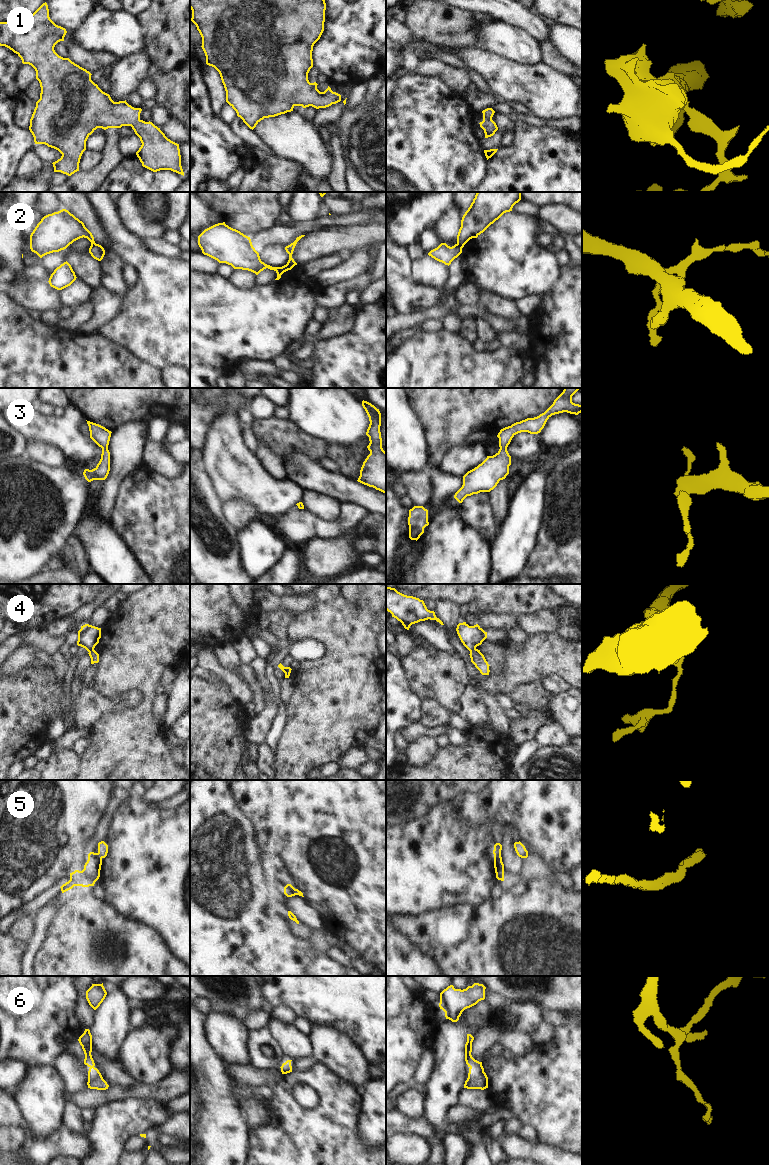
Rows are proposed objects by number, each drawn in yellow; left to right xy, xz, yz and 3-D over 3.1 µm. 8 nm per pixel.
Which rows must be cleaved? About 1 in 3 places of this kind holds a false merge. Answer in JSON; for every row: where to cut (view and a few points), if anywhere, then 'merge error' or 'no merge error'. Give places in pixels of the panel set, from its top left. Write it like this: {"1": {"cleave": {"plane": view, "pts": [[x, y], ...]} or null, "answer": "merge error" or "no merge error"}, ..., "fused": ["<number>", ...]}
{"1": {"cleave": null, "answer": "no merge error"}, "2": {"cleave": {"plane": "xz", "pts": [[287, 263], [293, 266]]}, "answer": "merge error"}, "3": {"cleave": null, "answer": "no merge error"}, "4": {"cleave": {"plane": "yz", "pts": [[475, 648], [470, 651]]}, "answer": "merge error"}, "5": {"cleave": {"plane": "yz", "pts": [[500, 854], [494, 857]]}, "answer": "merge error"}, "6": {"cleave": null, "answer": "no merge error"}, "fused": ["2", "4", "5"]}

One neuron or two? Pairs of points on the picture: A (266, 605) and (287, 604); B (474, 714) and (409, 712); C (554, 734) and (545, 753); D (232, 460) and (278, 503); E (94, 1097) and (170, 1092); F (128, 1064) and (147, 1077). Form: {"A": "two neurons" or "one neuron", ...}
{"A": "one neuron", "B": "two neurons", "C": "two neurons", "D": "one neuron", "E": "one neuron", "F": "one neuron"}

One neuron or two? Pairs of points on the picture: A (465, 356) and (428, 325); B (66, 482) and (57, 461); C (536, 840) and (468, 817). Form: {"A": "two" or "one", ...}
{"A": "two", "B": "two", "C": "one"}

